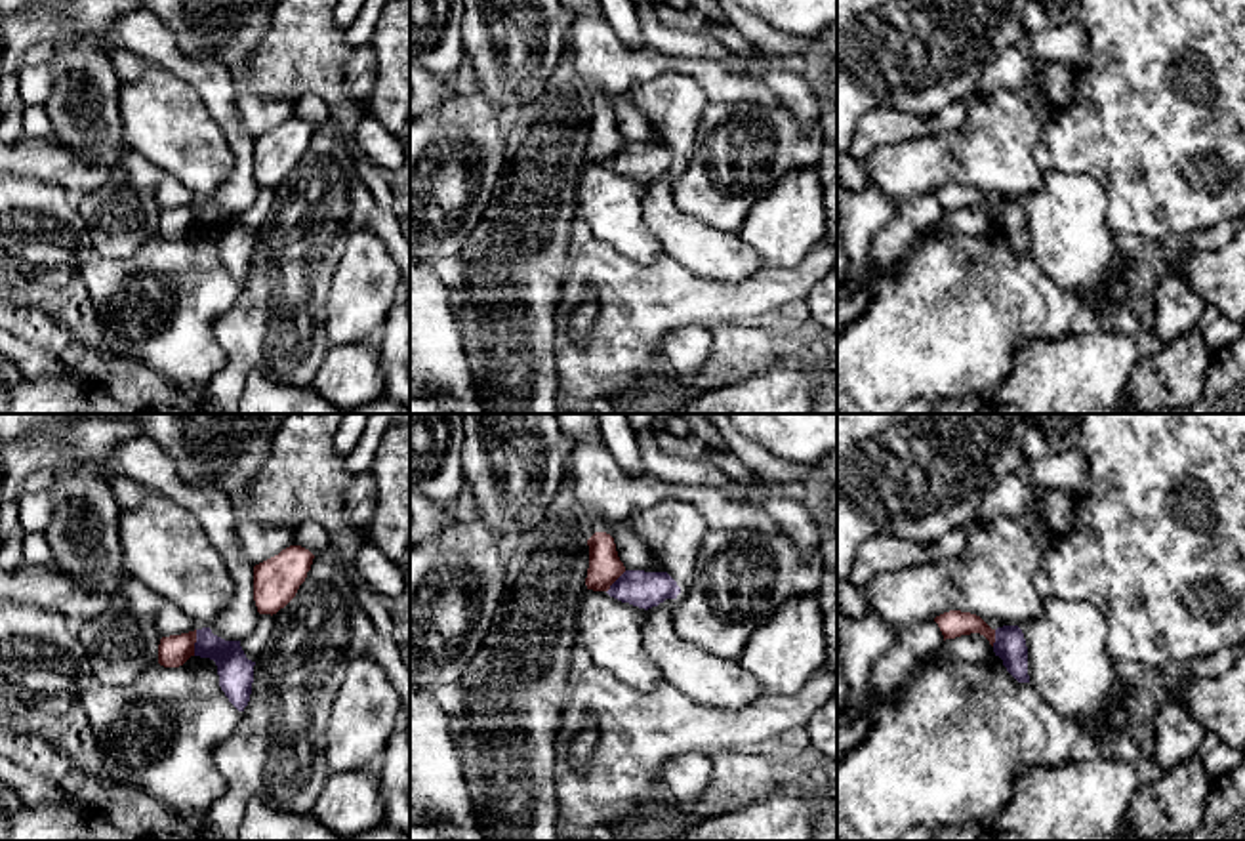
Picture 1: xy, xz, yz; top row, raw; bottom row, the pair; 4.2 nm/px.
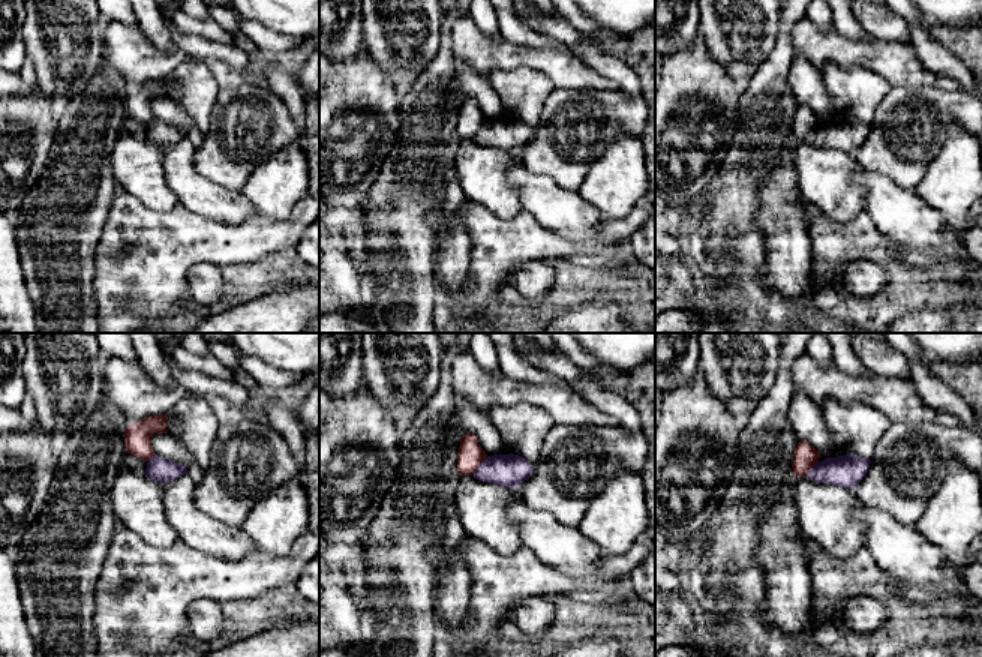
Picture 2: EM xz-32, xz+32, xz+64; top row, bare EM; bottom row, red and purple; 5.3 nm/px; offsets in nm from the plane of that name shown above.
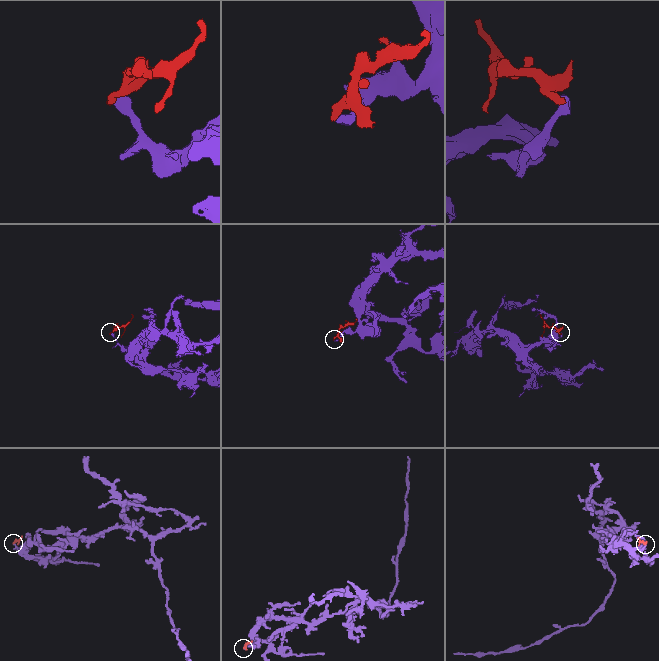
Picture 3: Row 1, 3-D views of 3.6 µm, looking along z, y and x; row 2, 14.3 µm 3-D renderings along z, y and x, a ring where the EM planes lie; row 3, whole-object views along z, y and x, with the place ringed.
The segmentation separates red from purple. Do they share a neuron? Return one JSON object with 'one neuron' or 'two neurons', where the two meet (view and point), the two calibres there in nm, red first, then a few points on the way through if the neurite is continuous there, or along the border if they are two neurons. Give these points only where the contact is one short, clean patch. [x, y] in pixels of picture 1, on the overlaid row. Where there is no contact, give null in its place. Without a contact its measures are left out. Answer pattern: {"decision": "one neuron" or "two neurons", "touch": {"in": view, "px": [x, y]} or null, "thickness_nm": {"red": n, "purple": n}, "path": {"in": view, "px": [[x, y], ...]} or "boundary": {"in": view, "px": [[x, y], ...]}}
{"decision": "two neurons", "touch": {"in": "xy", "px": [195, 641]}, "thickness_nm": {"red": 140, "purple": 150}, "boundary": {"in": "xy", "px": [[197, 630], [193, 655]]}}

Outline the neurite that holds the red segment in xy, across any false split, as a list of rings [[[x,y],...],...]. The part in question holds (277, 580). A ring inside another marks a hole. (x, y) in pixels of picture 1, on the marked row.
[[[290,545],[278,555],[254,566],[254,601],[259,614],[276,614],[297,593],[311,570],[315,555]]]

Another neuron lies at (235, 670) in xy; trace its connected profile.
[[[202,627],[196,629],[194,656],[215,662],[221,690],[238,711],[244,711],[252,694],[255,662],[246,658],[240,641],[225,641],[210,627]]]

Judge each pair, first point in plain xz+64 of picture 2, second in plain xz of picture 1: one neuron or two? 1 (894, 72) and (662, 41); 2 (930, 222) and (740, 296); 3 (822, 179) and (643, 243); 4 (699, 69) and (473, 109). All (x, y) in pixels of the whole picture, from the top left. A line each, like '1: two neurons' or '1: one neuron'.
1: two neurons
2: two neurons
3: one neuron
4: one neuron

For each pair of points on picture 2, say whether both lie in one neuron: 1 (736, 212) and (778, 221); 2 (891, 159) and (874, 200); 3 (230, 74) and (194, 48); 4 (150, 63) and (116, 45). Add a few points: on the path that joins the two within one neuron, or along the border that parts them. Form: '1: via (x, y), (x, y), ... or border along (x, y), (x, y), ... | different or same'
1: border along (763, 182), (756, 224), (765, 251) | different
2: border along (865, 170), (888, 176), (900, 186), (913, 189) | different
3: border along (179, 48), (195, 57), (221, 59), (240, 71) | different
4: via (141, 62), (125, 47) | same

